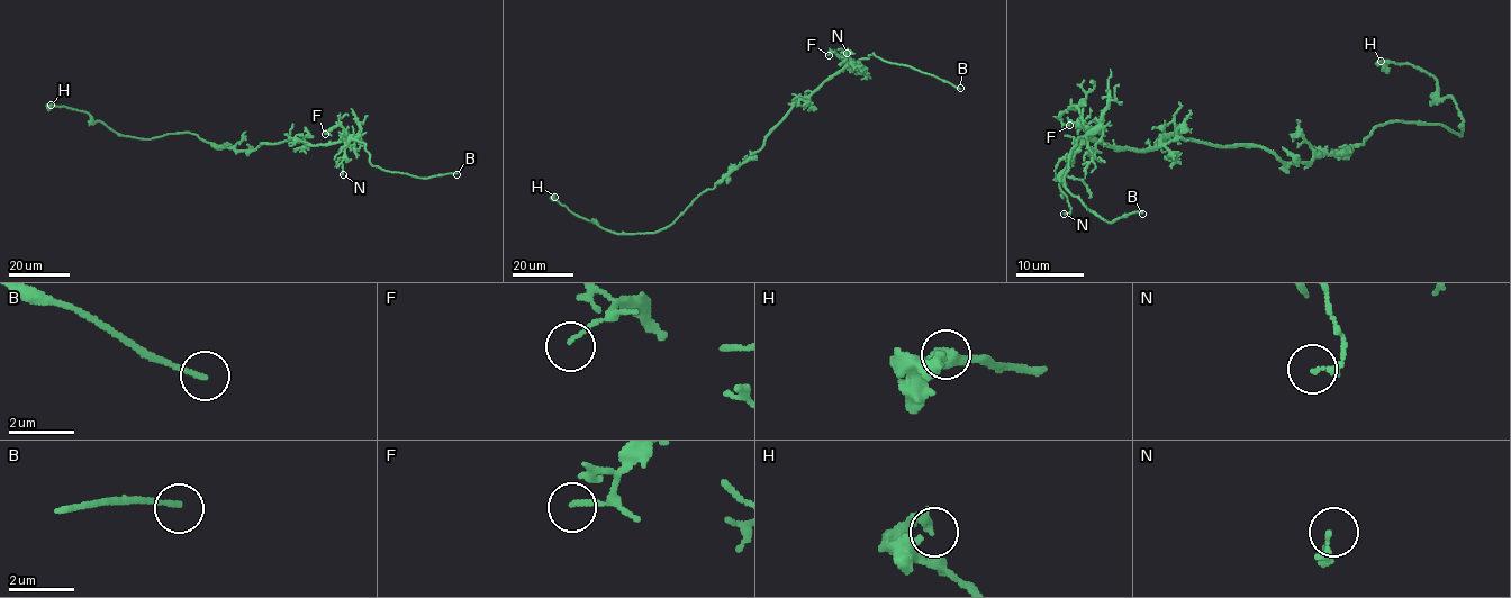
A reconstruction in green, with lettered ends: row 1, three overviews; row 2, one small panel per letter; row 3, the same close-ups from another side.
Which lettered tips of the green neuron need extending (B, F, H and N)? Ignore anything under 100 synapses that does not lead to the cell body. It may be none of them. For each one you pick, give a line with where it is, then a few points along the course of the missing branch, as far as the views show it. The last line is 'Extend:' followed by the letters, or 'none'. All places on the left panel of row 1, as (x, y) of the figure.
B: Place: (457, 174). Course of what is missing: (457, 174), (479, 177), (487, 189)
Extend: B

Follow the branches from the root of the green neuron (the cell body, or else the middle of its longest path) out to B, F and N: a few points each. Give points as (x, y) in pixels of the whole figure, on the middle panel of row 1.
B: (761, 147), (765, 136), (796, 101), (872, 53), (886, 61), (911, 66), (960, 88)
F: (761, 147), (765, 136), (796, 101), (812, 94), (848, 62), (833, 52), (829, 55)
N: (761, 147), (765, 136), (796, 101), (812, 94), (851, 61), (847, 53)

